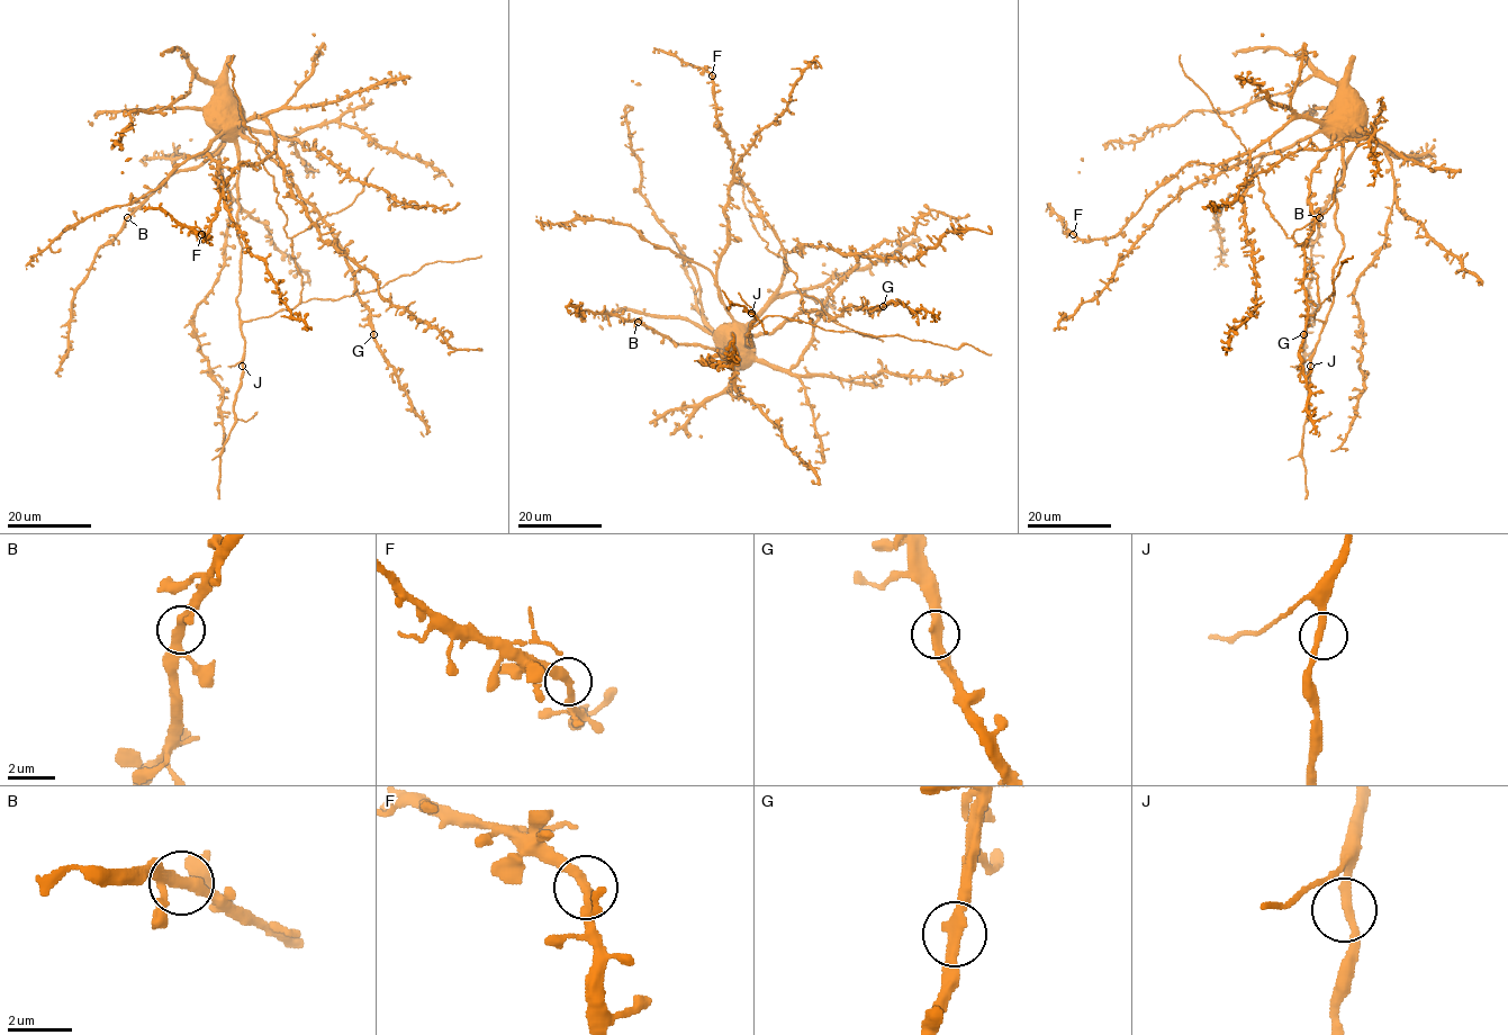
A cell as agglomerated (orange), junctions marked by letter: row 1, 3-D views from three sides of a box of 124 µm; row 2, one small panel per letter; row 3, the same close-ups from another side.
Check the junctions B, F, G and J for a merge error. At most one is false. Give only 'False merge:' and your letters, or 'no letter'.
False merge: no letter

